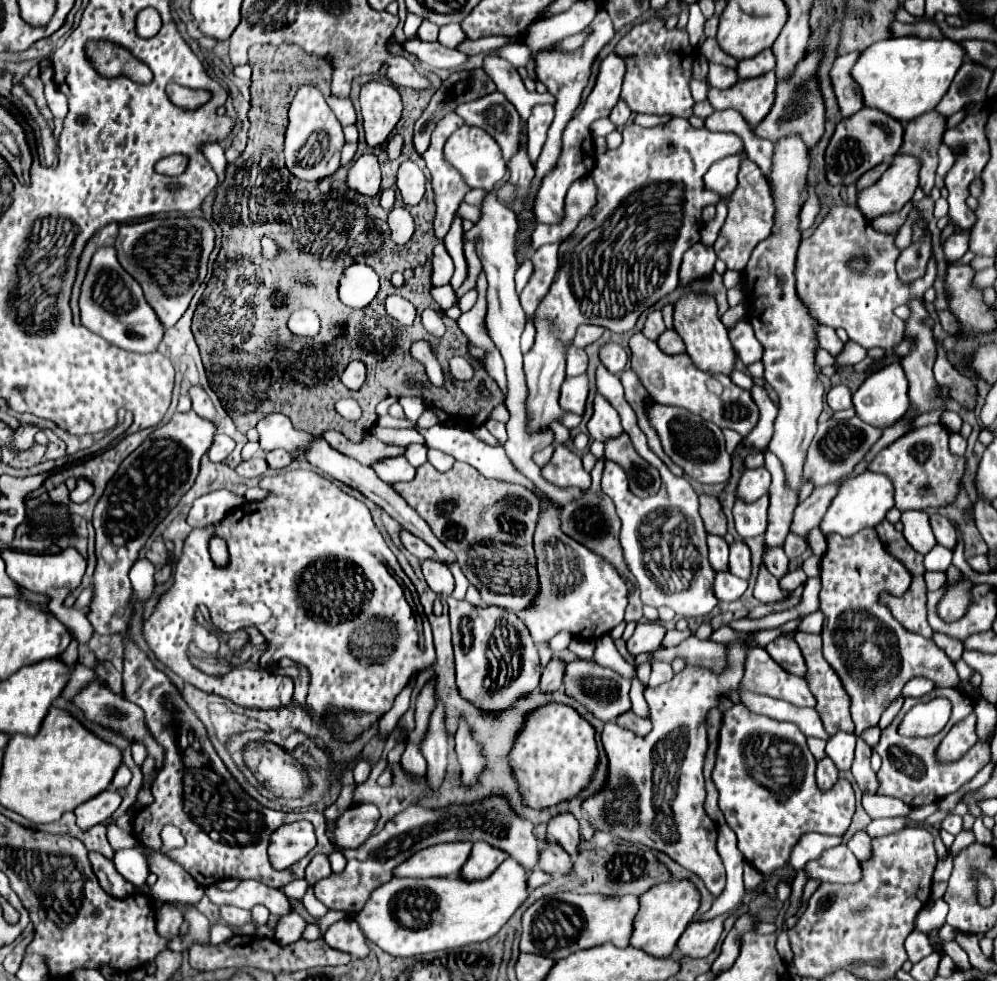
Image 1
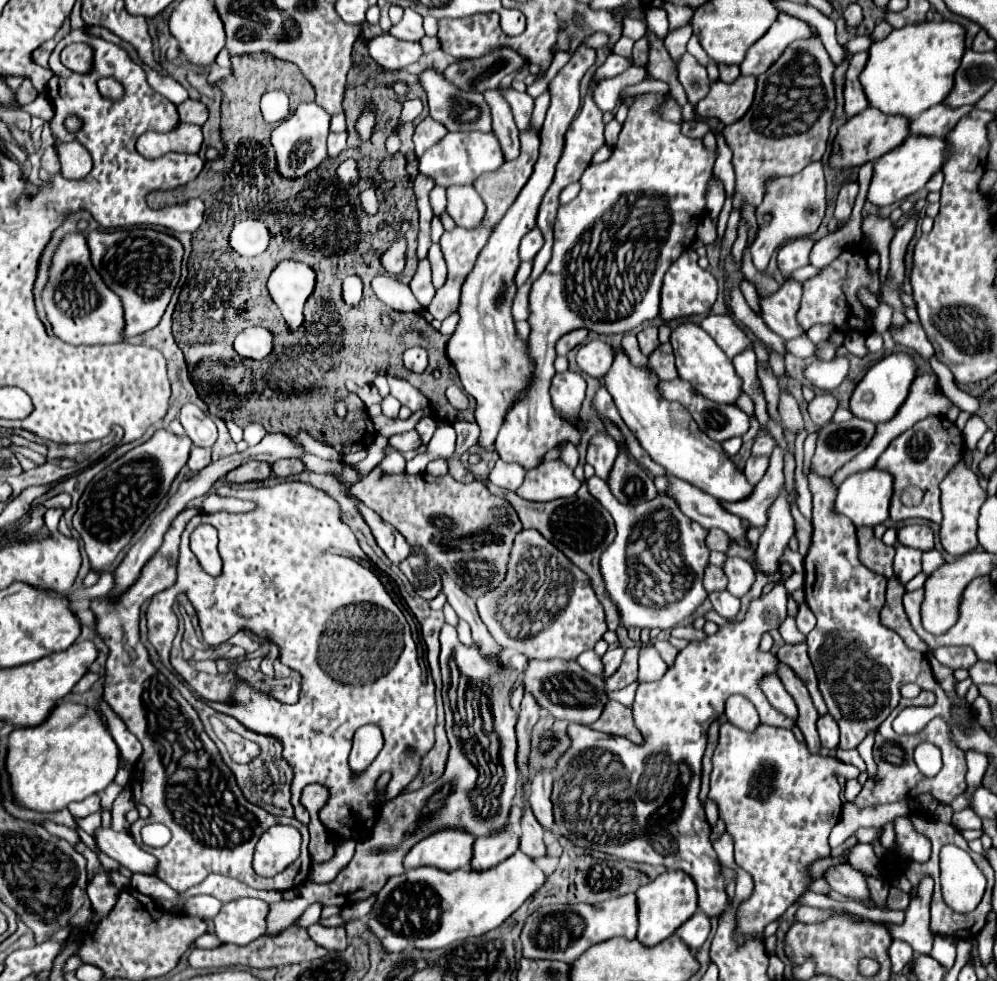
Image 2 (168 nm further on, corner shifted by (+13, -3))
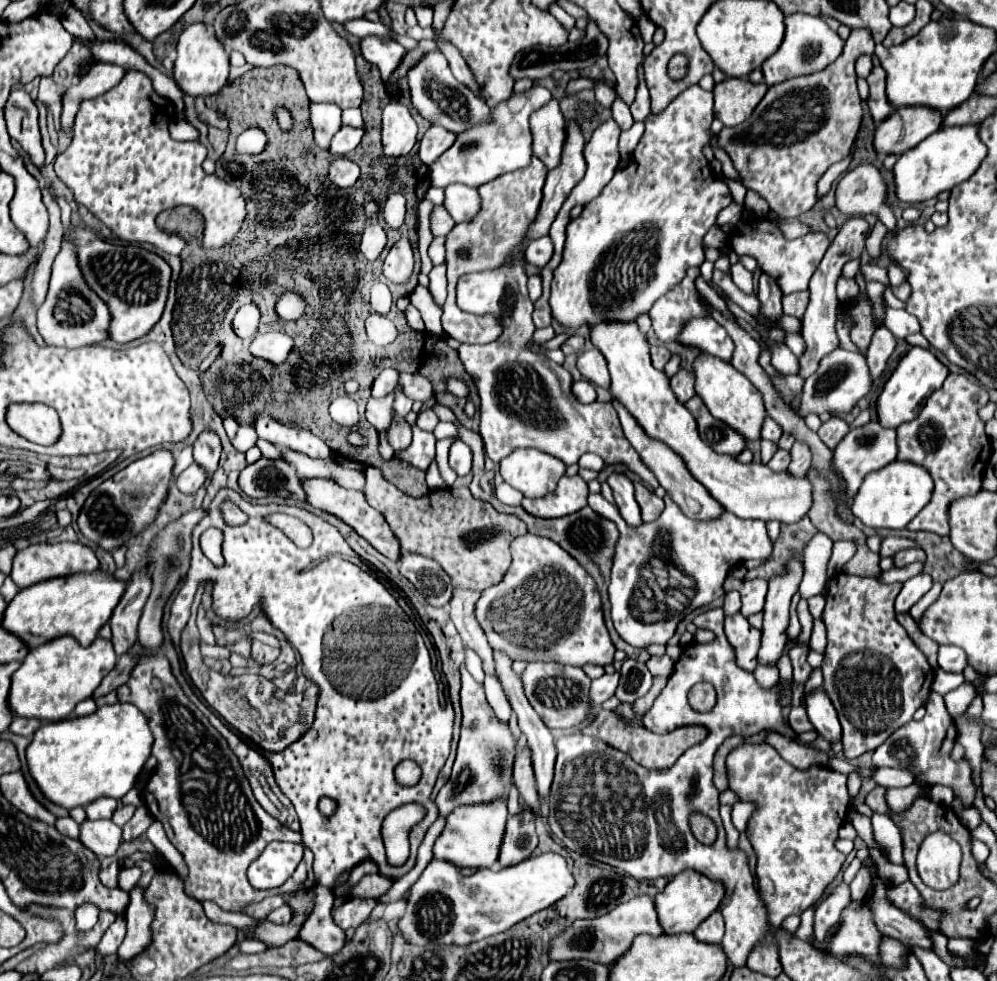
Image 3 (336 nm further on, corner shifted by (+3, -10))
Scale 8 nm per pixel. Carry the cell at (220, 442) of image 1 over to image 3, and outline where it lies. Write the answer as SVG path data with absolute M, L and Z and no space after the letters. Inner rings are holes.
M191 463L179 477L177 477L177 487L183 493L195 493L203 483L207 481L207 471L199 463Z

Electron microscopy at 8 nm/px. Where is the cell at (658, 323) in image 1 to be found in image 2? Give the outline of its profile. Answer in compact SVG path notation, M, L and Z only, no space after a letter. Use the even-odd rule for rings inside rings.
M655 326L641 330L641 332L637 334L637 338L639 338L639 348L641 348L643 356L649 356L649 352L653 352L653 350L661 344L659 338L657 338L657 328L655 328Z

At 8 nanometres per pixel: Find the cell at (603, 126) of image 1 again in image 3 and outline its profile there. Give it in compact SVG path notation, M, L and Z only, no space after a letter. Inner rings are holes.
M617 96L612 107L612 117L620 126L622 131L630 129L635 120L633 119L629 106L623 102L623 100Z

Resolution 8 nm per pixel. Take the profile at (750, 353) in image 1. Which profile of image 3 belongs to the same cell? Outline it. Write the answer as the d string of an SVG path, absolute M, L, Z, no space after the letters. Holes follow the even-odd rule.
M699 317L687 321L677 341L693 345L699 351L711 353L723 361L731 361L735 351L735 343L729 337L729 333L711 317Z

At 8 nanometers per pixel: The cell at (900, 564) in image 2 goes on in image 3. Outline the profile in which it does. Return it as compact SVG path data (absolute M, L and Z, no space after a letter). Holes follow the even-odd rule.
M919 573L919 575L907 579L895 601L895 611L897 613L909 611L911 605L917 603L929 589L931 589L931 575L927 575L927 573Z

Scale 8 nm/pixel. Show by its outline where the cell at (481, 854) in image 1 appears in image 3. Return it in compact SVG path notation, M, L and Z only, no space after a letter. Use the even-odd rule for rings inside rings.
M529 809L523 815L509 817L503 843L499 847L499 865L511 867L525 861L533 849L537 847L537 833L535 833L535 817Z

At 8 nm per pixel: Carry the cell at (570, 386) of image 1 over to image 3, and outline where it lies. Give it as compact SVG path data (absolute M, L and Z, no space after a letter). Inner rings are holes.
M587 379L575 381L571 389L573 389L573 395L577 397L577 401L581 401L581 403L593 403L597 399L597 393L595 393L593 383L589 383Z

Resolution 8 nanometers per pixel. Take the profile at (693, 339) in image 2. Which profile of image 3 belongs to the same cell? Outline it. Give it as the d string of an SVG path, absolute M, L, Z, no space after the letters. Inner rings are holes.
M699 353L695 357L693 371L695 371L695 393L705 401L711 415L735 427L735 431L745 435L745 439L759 439L763 419L767 417L759 389L743 373L739 373L731 363L721 361L719 357L713 357L709 353L703 353L703 355Z

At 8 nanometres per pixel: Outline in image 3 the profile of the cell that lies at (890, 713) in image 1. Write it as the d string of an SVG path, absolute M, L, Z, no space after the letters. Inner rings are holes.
M915 783L905 787L905 789L887 789L885 793L885 803L889 807L889 811L893 815L901 815L905 811L911 809L913 801L921 795L921 787L917 787Z

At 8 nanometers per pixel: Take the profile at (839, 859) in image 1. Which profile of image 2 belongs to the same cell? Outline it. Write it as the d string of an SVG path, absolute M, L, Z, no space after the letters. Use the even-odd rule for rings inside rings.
M847 862L845 864L837 864L831 866L829 870L825 870L827 882L831 886L831 890L849 896L853 900L861 900L861 902L869 902L869 886L867 880L861 872L853 870Z

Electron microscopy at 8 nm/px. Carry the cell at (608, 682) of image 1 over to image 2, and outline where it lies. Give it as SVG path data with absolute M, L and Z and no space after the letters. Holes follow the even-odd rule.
M527 660L523 680L525 692L529 692L537 704L551 716L577 724L593 724L607 704L605 680L601 676L585 672L573 660Z

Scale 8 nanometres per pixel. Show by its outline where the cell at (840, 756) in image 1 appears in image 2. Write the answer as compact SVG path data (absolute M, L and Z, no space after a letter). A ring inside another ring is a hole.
M819 714L817 730L819 730L821 744L827 750L837 750L837 746L839 746L839 728L837 728L837 722L829 714L825 714L825 716Z

